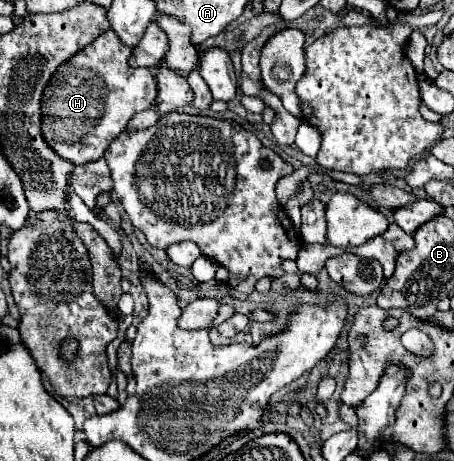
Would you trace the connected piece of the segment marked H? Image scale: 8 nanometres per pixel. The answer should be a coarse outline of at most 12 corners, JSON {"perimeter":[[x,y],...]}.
{"perimeter":[[106,30],[44,90],[42,132],[72,164],[100,160],[156,98]]}

